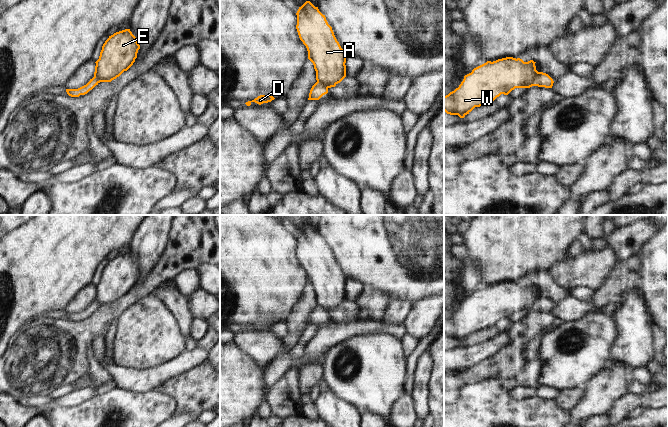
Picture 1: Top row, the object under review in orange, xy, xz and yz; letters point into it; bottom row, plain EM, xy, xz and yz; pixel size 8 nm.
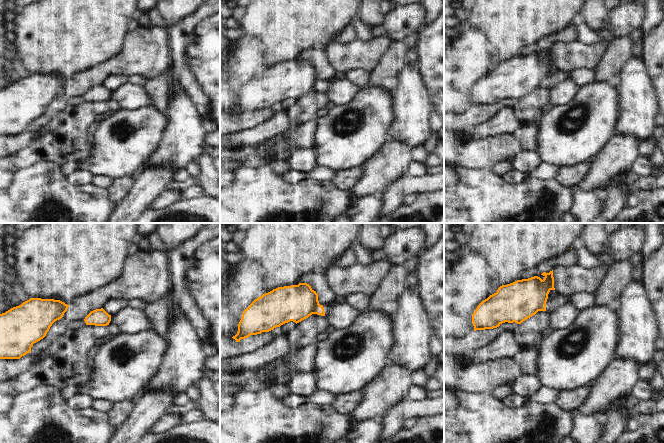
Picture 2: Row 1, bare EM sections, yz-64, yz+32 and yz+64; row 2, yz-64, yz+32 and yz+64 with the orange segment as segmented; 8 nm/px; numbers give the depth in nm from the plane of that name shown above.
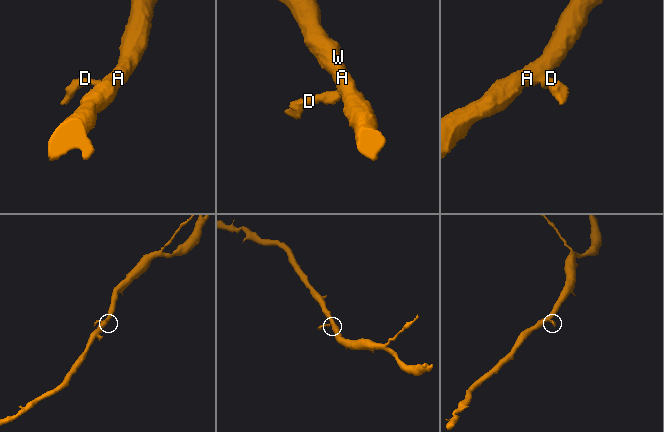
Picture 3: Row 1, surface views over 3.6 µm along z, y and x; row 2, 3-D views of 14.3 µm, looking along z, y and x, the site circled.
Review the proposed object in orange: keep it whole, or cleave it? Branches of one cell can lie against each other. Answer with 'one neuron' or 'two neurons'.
two neurons

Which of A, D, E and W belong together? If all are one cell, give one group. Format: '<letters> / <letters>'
A E W / D

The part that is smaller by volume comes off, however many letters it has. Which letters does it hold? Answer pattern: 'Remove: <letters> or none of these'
Remove: D

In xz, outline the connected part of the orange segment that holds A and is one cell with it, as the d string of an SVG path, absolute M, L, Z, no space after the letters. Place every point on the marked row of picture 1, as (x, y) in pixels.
M306 1L296 15L296 29L314 65L316 80L327 89L335 87L346 77L347 54L318 7Z

